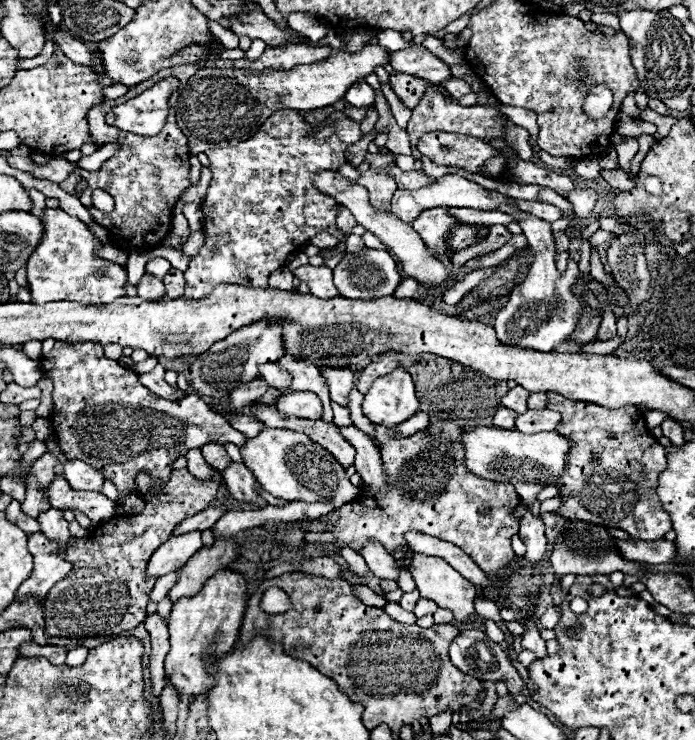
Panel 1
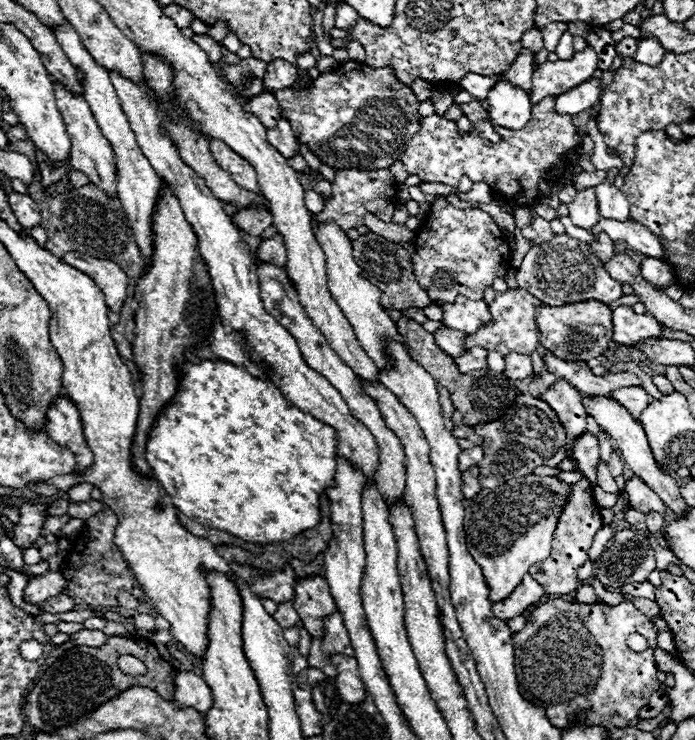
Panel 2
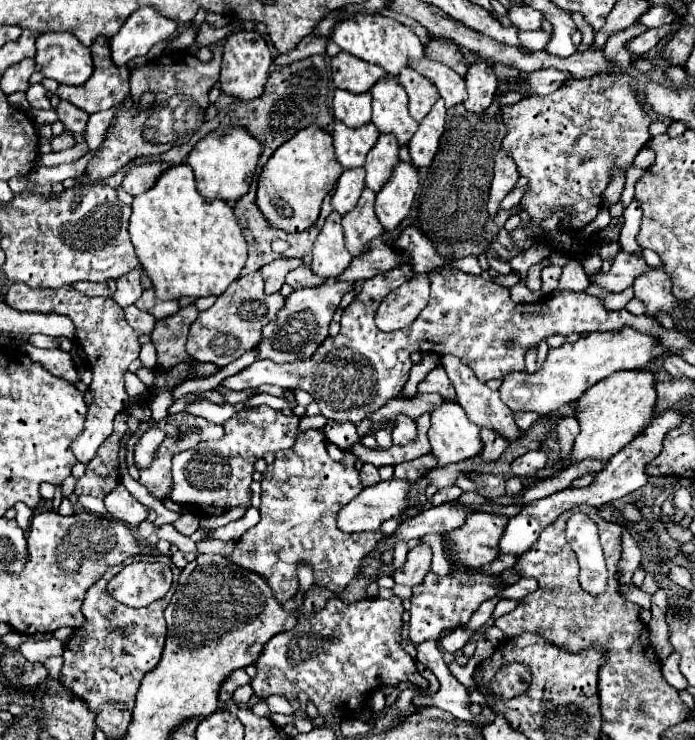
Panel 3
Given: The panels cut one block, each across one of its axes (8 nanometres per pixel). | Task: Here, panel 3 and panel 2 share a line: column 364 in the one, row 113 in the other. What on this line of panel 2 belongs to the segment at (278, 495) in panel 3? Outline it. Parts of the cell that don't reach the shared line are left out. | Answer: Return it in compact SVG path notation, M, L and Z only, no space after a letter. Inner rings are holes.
M554 98L542 100L532 106L532 118L520 132L508 132L506 128L496 128L504 138L502 144L492 144L472 134L458 132L456 122L440 118L436 114L420 118L420 132L408 142L402 164L408 174L418 176L422 182L442 182L448 186L458 186L462 176L468 176L472 182L488 182L490 188L498 194L504 194L504 200L512 200L518 206L532 206L540 196L538 180L558 180L556 168L568 160L568 150L578 146L576 130L572 116L560 116L552 112Z

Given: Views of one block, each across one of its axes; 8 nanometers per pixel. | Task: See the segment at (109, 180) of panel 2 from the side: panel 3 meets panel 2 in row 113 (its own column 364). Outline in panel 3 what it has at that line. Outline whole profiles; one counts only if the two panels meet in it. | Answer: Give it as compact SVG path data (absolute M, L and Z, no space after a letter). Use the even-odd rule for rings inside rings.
M338 52L332 62L332 80L336 88L350 90L354 94L368 92L374 82L386 76L384 68L378 64L368 64L366 60L356 60L356 56L348 52Z

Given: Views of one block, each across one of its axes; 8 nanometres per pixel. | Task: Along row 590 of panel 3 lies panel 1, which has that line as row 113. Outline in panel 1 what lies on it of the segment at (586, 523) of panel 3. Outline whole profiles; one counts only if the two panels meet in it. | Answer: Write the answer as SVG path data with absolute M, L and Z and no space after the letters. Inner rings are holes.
M592 86L590 92L586 94L584 112L590 118L600 118L610 110L610 106L612 106L612 92L604 86Z

